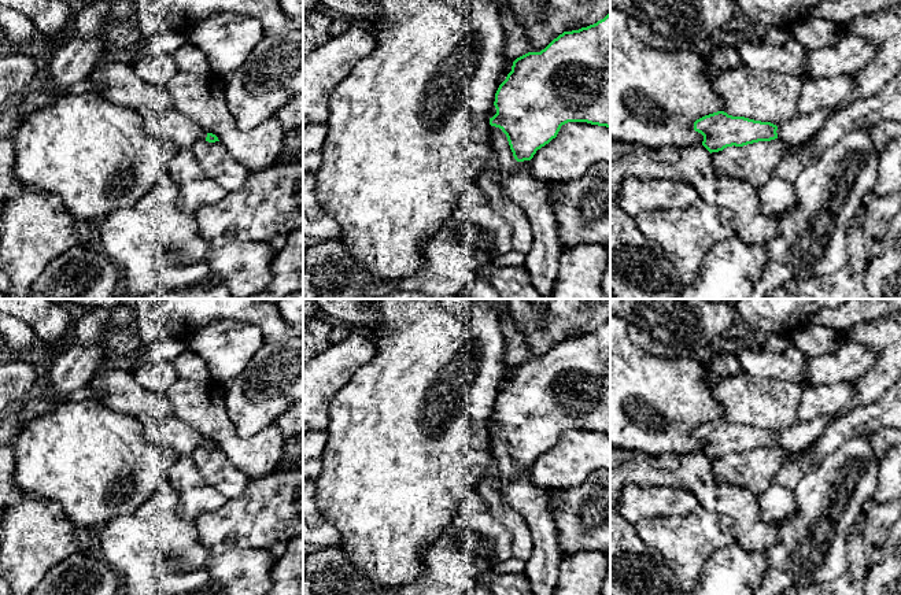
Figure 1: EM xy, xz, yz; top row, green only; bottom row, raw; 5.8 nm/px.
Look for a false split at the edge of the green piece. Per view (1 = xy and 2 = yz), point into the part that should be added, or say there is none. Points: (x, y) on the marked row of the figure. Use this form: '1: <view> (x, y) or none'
1: xy (169, 125)
2: yz (883, 28)

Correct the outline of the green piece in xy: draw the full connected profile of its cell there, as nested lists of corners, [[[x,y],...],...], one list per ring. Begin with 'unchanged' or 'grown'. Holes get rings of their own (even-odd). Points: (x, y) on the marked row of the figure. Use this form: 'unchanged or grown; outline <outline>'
grown; outline [[[141,108],[139,114],[143,117],[144,130],[148,136],[162,141],[171,141],[180,148],[191,148],[197,140],[219,141],[215,134],[204,132],[191,118],[176,110],[154,111]]]

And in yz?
grown; outline [[[901,3],[852,19],[846,26],[846,34],[872,41],[878,51],[865,67],[853,74],[856,88],[837,108],[800,114],[778,126],[717,111],[694,122],[694,130],[704,136],[702,145],[710,154],[732,145],[743,147],[775,138],[791,147],[802,145],[819,134],[832,114],[856,99],[878,93],[901,70]]]

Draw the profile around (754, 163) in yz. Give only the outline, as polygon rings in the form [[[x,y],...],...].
[[[778,138],[743,147],[732,145],[712,152],[712,166],[717,177],[739,178],[760,189],[771,178],[783,155],[804,145],[791,147]]]

